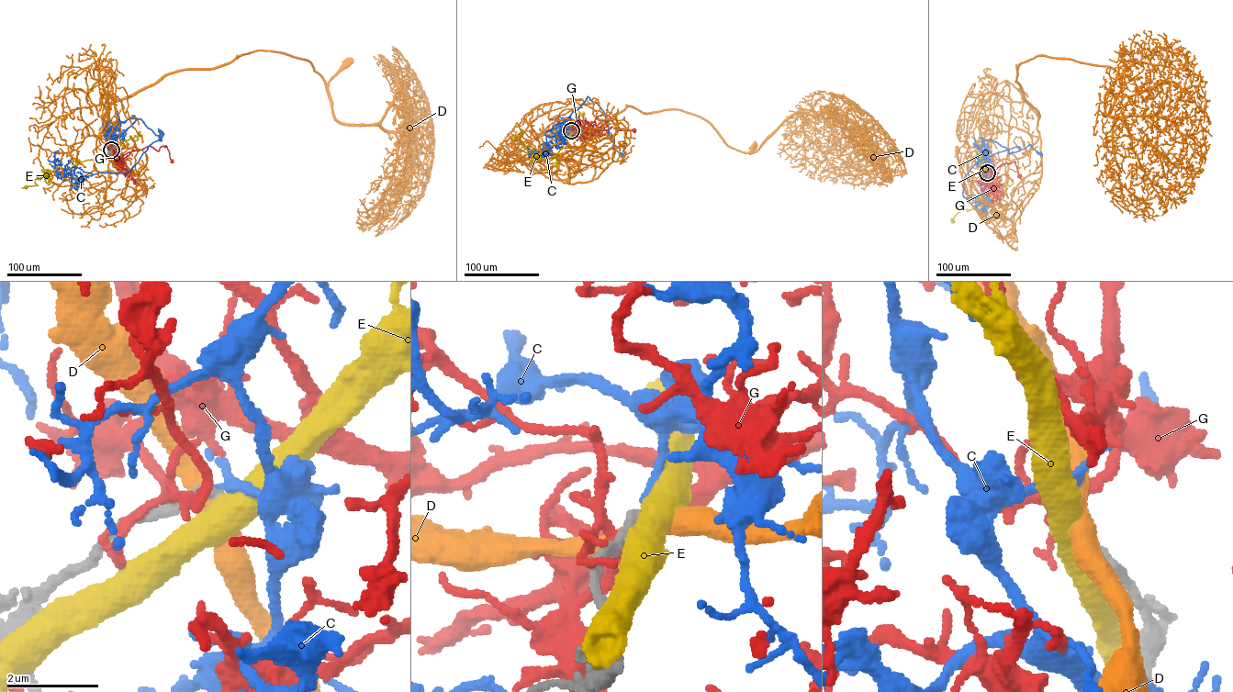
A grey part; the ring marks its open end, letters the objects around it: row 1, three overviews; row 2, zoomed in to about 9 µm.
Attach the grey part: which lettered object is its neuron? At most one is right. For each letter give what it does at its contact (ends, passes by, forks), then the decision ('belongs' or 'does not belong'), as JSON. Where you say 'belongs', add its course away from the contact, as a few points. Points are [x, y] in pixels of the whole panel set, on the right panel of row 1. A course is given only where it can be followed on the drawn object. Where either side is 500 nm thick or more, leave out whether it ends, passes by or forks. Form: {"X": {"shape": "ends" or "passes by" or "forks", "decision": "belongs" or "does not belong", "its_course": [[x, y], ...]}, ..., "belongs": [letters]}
{"C": {"shape": "passes by", "decision": "does not belong"}, "D": {"shape": "passes by", "decision": "does not belong"}, "E": {"decision": "does not belong"}, "G": {"shape": "forks", "decision": "does not belong"}, "belongs": []}

